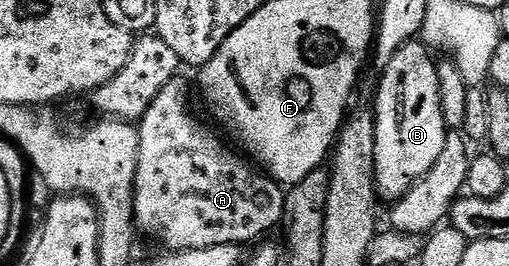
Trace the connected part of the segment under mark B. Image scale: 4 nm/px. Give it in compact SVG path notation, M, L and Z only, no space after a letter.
M424 41L408 42L395 60L387 64L380 75L381 87L377 90L375 105L375 156L373 157L373 181L377 183L378 199L392 204L403 197L427 172L431 164L439 160L447 127L443 120L443 108L439 96L438 63Z

